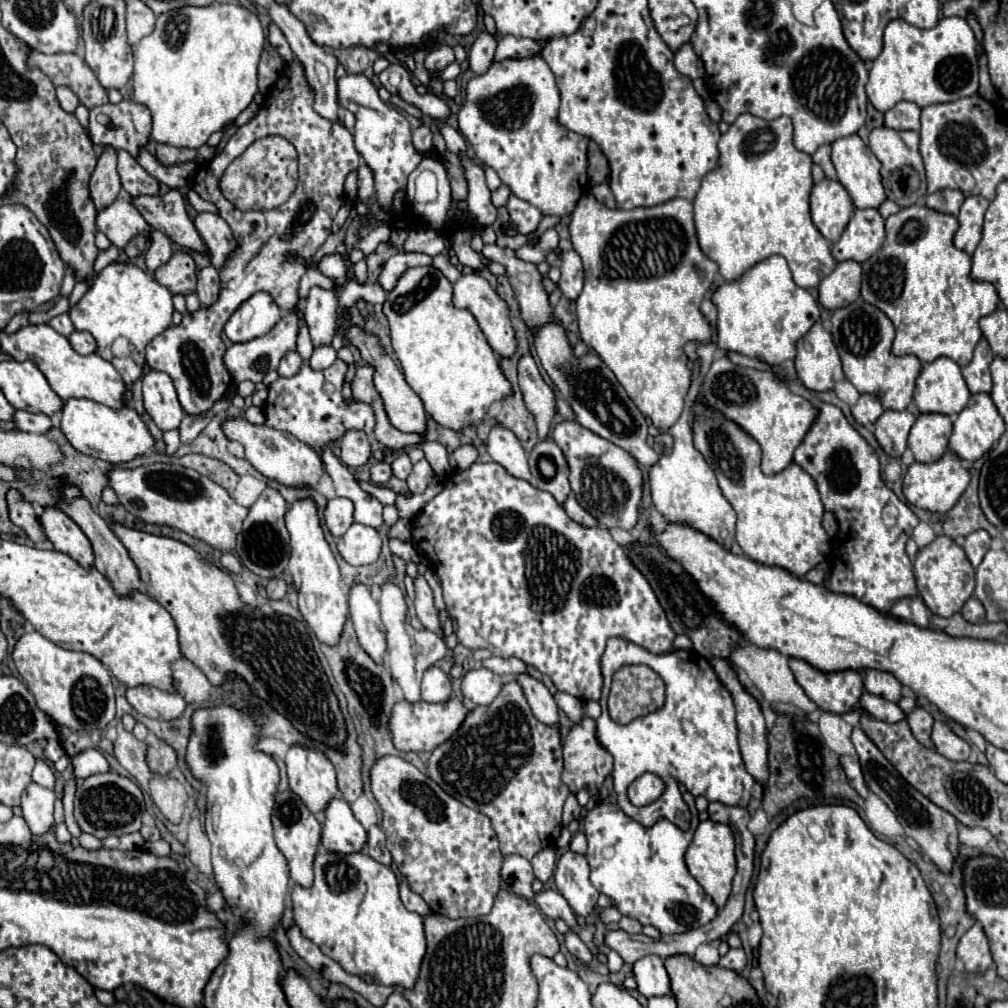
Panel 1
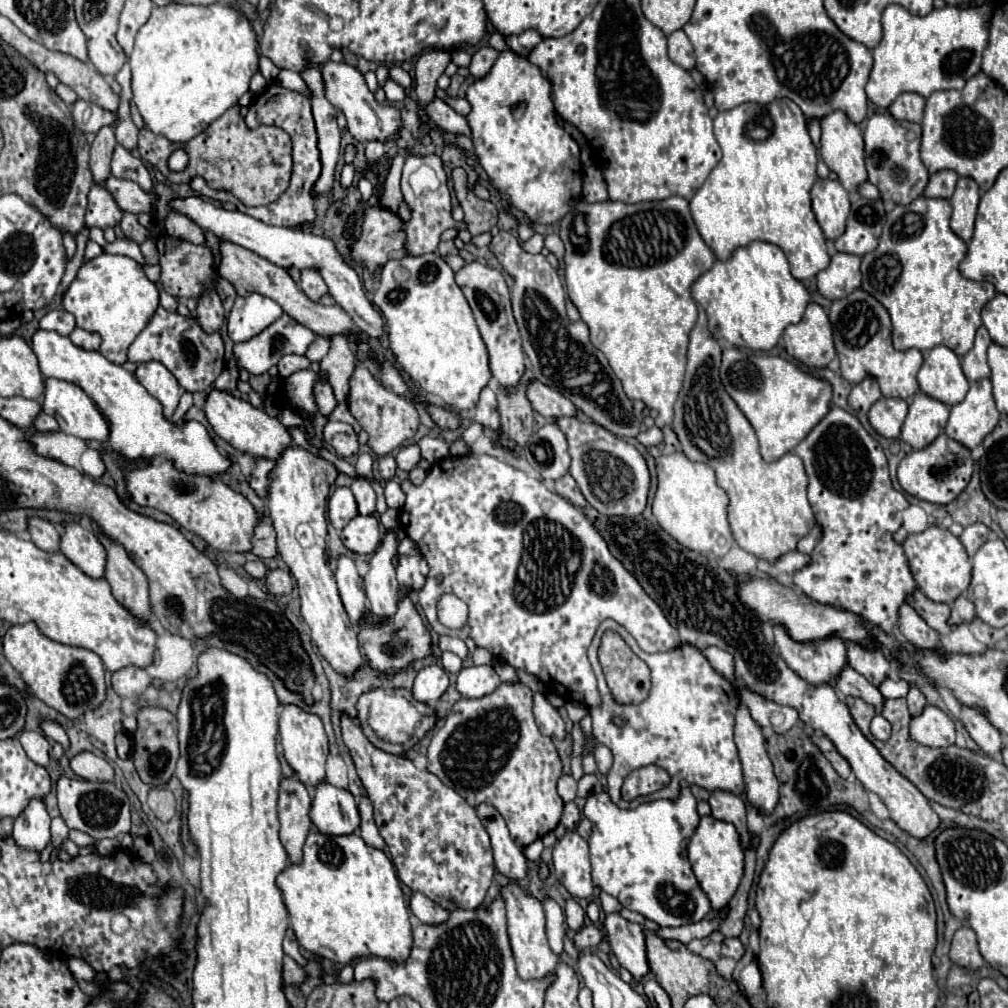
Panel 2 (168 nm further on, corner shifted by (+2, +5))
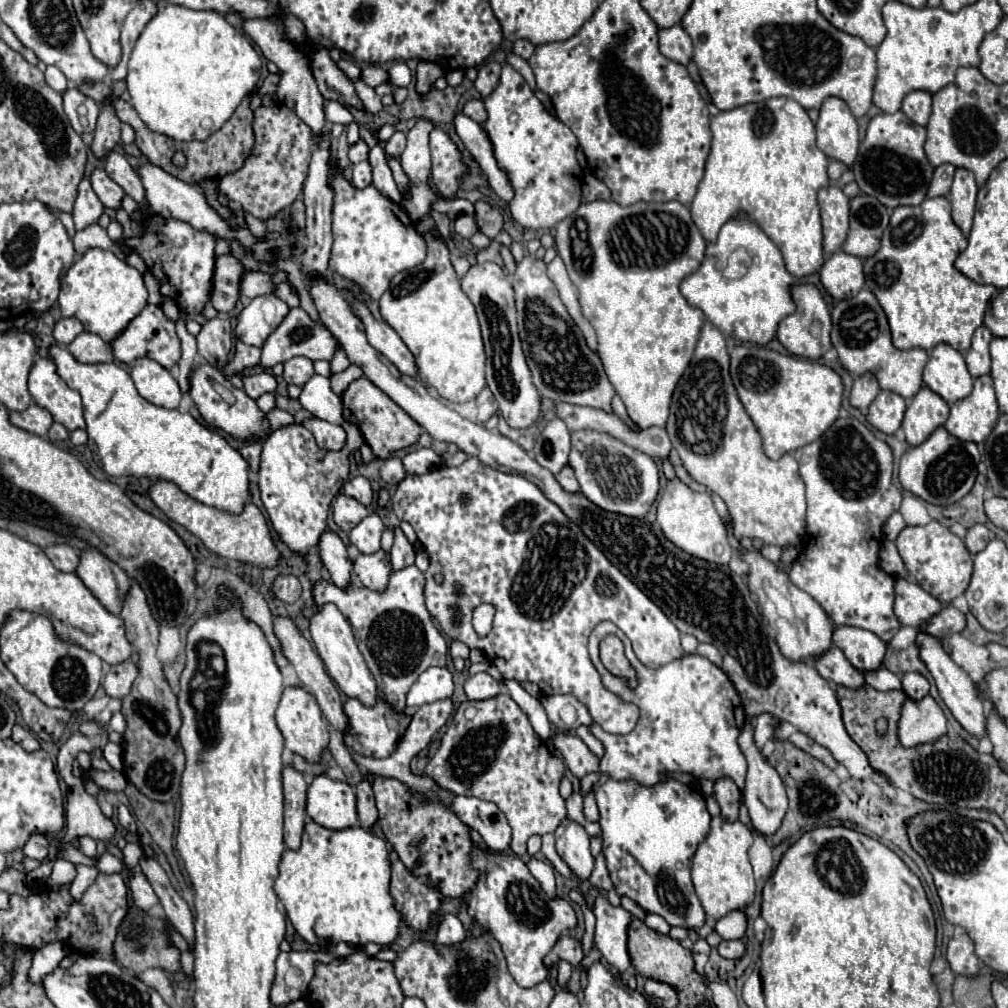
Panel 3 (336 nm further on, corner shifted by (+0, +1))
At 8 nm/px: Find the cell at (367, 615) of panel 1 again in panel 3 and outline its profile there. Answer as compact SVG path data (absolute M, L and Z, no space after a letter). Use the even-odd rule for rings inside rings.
M325 530L319 538L317 548L325 568L331 574L331 580L339 588L345 588L351 582L351 568L353 568L353 562L347 556L347 546L341 542L341 538L335 532Z

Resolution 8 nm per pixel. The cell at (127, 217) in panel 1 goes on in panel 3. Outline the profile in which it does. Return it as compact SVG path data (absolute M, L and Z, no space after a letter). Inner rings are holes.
M83 178L79 182L77 188L77 198L73 204L73 222L75 222L75 230L83 230L89 224L95 224L99 220L99 216L103 214L103 204L99 202L97 194L91 188L89 178Z

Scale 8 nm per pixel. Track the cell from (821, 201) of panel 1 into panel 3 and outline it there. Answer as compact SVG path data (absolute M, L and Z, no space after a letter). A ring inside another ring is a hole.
M837 186L819 190L819 208L823 220L823 250L833 254L841 250L849 230L849 198Z

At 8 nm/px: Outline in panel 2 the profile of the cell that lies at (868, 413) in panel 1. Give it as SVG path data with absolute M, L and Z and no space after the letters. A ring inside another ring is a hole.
M865 378L863 382L855 384L849 394L849 406L857 412L867 412L877 400L881 398L881 390L873 378Z

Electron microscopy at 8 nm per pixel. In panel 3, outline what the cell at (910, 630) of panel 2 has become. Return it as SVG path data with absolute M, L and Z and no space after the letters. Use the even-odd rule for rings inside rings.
M919 632L917 634L917 644L921 648L921 660L927 664L929 672L933 674L935 678L935 684L937 684L937 690L939 690L939 696L943 698L943 702L947 704L947 708L951 710L951 714L955 716L955 720L973 736L981 738L985 736L985 720L987 720L987 714L985 714L985 708L983 708L983 702L979 698L979 692L977 692L977 684L969 678L969 674L959 668L951 656L941 648L941 642L929 634L923 634Z

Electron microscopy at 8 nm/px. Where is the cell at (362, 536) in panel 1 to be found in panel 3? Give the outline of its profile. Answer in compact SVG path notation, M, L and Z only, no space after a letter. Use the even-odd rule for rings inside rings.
M373 512L367 518L363 518L351 532L349 532L349 542L355 544L359 548L359 552L363 554L373 554L377 552L381 546L381 534L383 534L385 526L381 522L381 518Z

